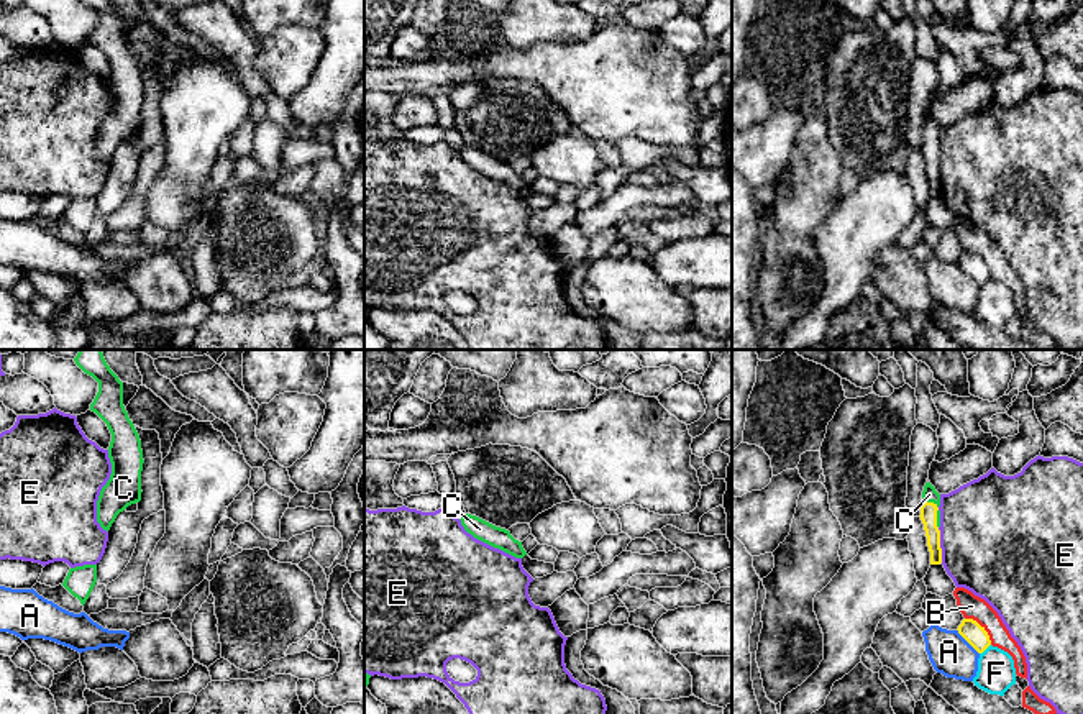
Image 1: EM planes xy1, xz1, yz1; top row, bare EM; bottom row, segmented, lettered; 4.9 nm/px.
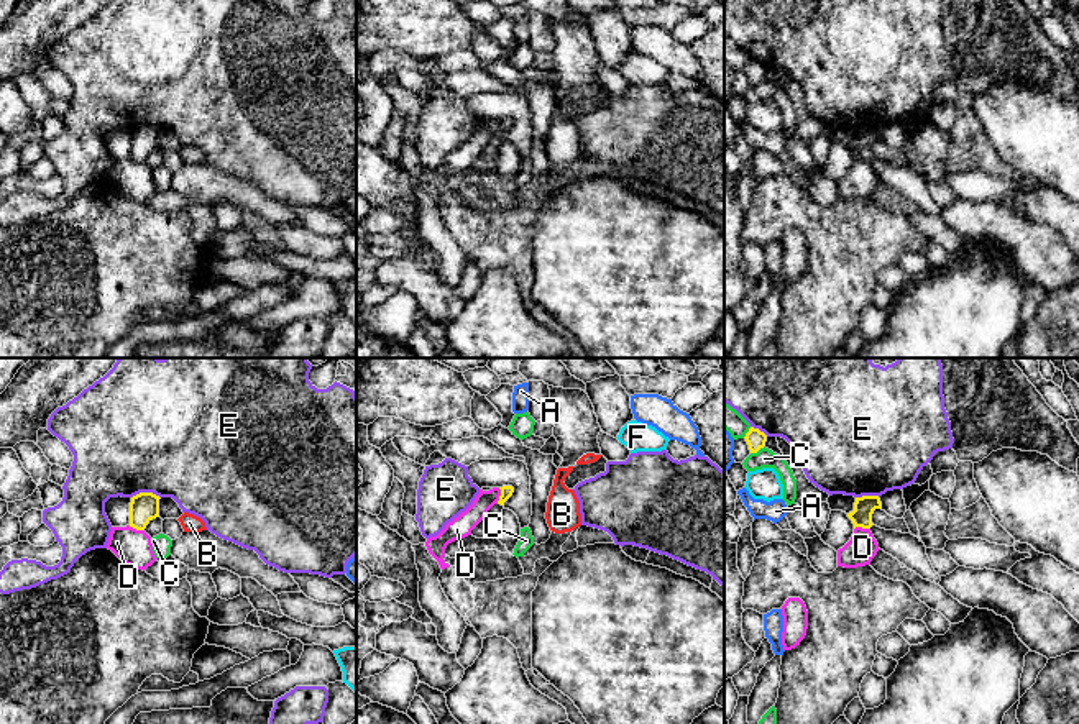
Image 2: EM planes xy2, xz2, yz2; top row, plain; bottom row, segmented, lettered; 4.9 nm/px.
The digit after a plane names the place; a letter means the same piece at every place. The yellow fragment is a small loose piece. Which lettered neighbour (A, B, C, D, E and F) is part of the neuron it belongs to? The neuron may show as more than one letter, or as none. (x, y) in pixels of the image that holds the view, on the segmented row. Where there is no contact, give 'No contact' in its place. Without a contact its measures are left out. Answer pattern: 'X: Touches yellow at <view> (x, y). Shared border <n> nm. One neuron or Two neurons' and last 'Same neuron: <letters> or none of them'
A: Touches yellow at yz1 (967, 640). Shared border 170 nm. Two neurons
B: Touches yellow at yz1 (982, 627). Shared border 190 nm. Two neurons
C: Touches yellow at yz1 (937, 509). Shared border 150 nm. One neuron
D: Touches yellow at xz2 (500, 496). Shared border 80 nm. Two neurons
E: Touches yellow at yz1 (939, 545). Shared border 180 nm. Two neurons
F: Touches yellow at yz1 (985, 649). Shared border 80 nm. Two neurons
Same neuron: C

